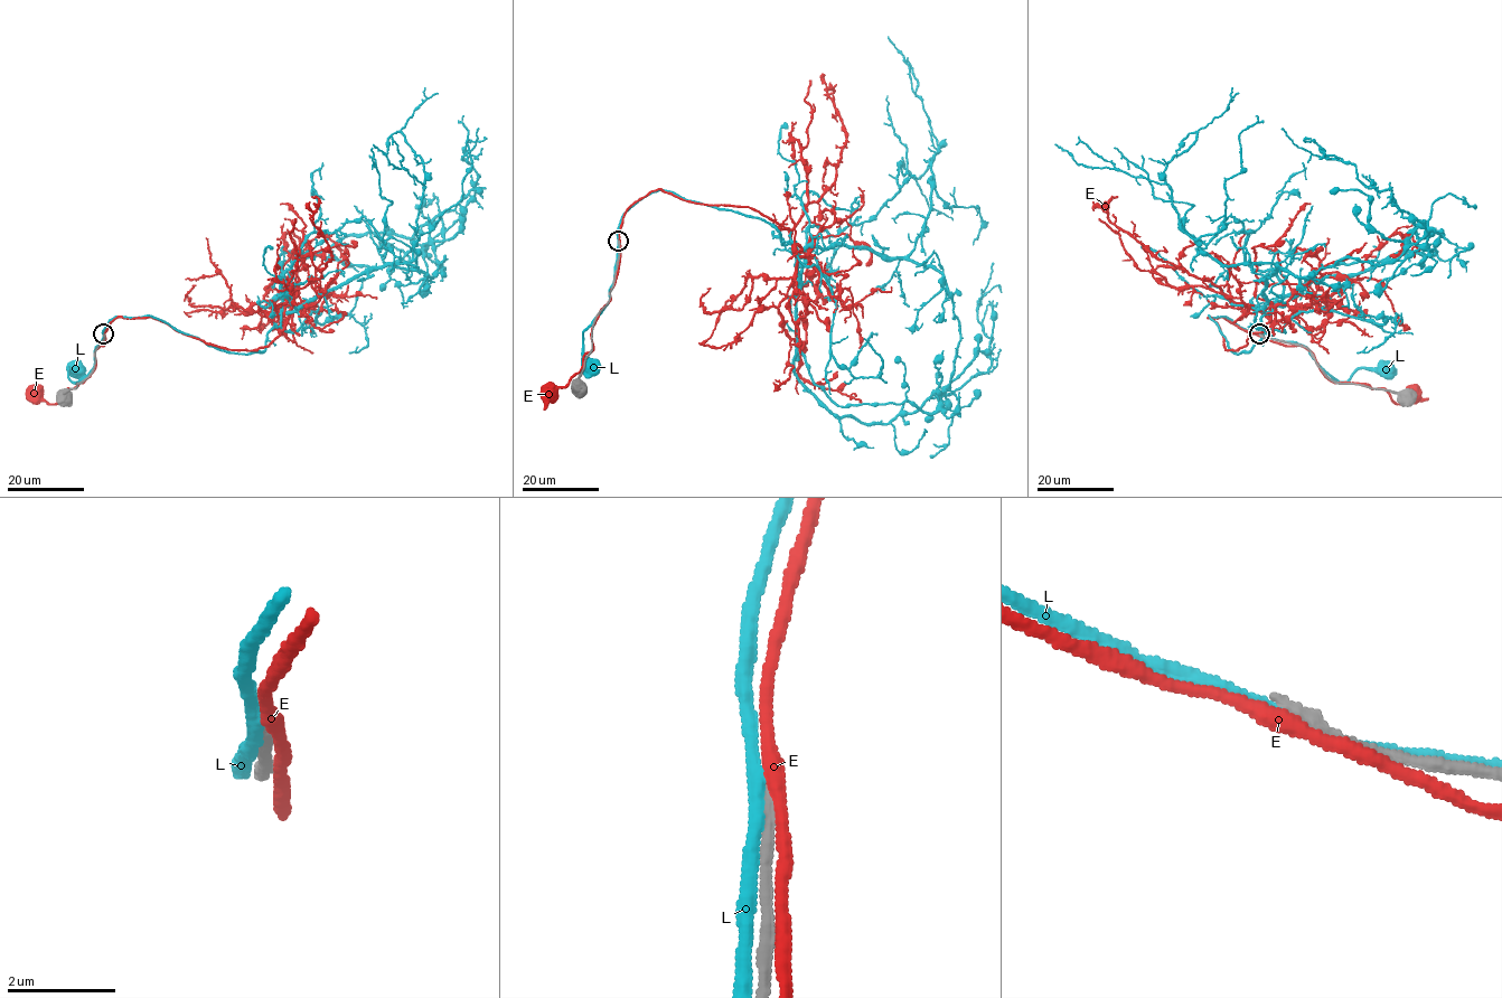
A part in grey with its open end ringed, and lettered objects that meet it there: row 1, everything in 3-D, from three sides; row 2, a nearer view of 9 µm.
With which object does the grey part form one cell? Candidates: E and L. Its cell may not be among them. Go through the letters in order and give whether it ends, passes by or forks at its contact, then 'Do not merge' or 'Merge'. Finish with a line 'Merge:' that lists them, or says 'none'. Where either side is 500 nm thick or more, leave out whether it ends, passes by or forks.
E: It passes by. Do not merge
L: It passes by. Do not merge
Merge: none

